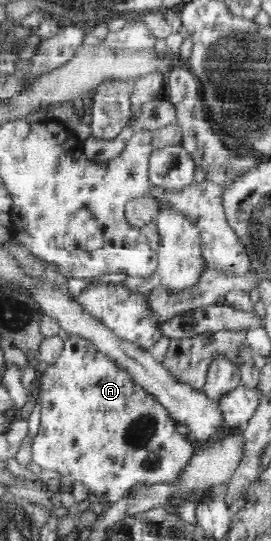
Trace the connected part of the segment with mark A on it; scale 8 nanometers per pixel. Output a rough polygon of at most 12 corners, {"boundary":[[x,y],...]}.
{"boundary":[[70,335],[47,365],[38,469],[106,505],[194,446],[125,367]]}

